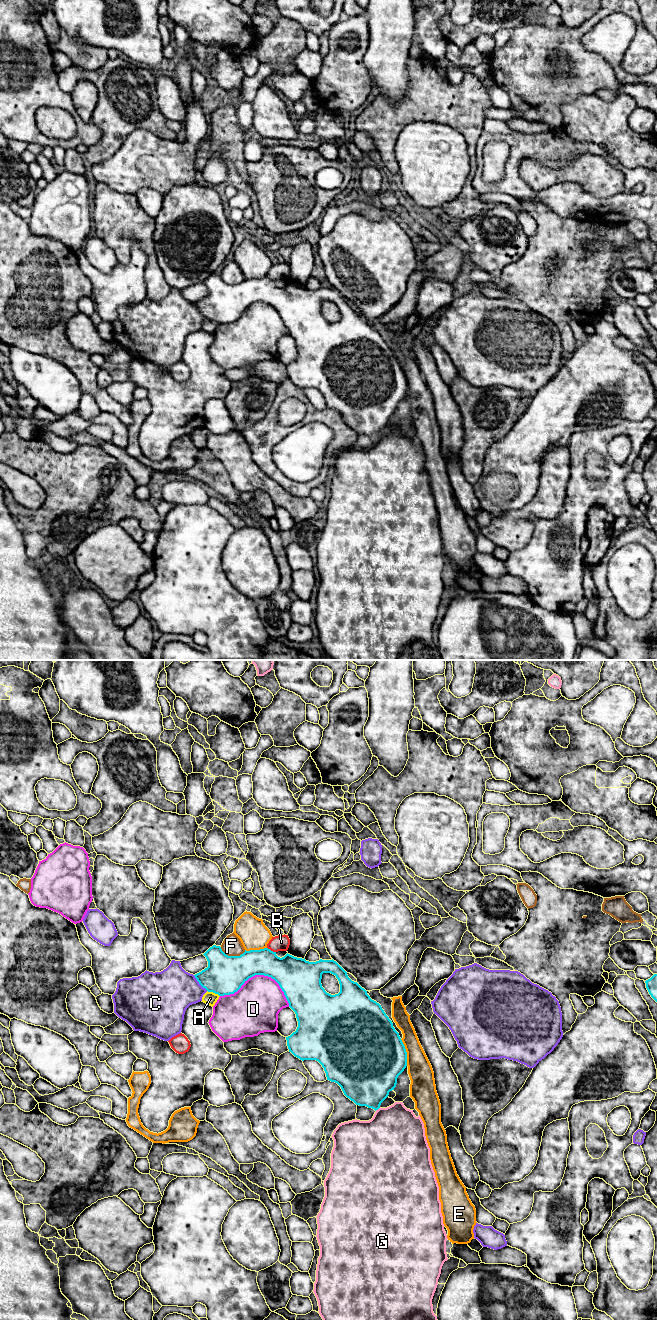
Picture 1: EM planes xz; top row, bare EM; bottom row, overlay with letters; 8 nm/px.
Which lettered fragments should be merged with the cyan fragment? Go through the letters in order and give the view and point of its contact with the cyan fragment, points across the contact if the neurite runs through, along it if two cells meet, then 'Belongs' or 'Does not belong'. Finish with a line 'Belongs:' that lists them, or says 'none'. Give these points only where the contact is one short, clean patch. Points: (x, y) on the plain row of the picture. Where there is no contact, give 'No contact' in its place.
A: Touches cyan at xz (213, 320). Does not belong
B: Touches cyan at xz (270, 278). Does not belong
C: Touches cyan at xz (199, 311). Does not belong
D: Touches cyan at xz (260, 302). Does not belong
E: Touches cyan at xz (406, 380). Does not belong
F: Touches cyan at xz (232, 284). Does not belong
G: Touches cyan at xz (377, 437). Does not belong
Belongs: none

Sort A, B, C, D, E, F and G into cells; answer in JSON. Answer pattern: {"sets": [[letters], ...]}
{"sets": [["A"], ["B"], ["C"], ["D"], ["E"], ["F"], ["G"]]}

